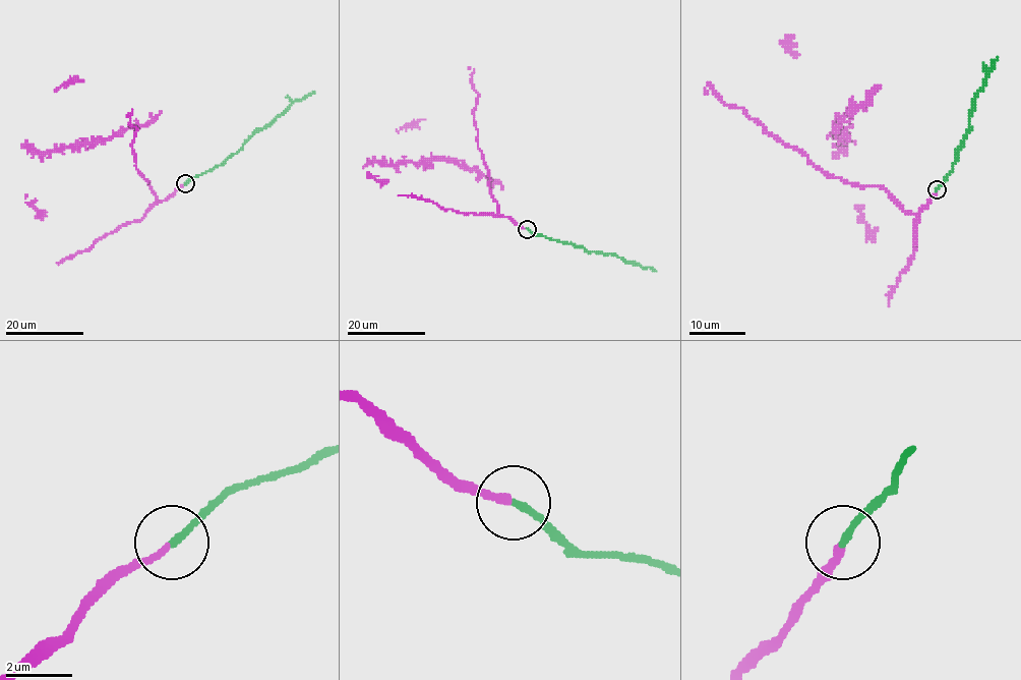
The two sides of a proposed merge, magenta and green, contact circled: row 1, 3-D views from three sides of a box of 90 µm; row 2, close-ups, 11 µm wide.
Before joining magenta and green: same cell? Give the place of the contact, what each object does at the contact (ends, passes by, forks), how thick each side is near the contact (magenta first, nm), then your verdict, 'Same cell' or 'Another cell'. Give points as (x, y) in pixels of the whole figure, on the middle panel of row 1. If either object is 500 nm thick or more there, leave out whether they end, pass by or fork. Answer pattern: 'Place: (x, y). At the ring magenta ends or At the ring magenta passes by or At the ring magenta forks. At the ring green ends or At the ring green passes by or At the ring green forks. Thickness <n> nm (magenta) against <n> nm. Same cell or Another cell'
Place: (527, 229). At the ring magenta ends. At the ring green ends. Thickness 220 nm (magenta) against 200 nm. Another cell

